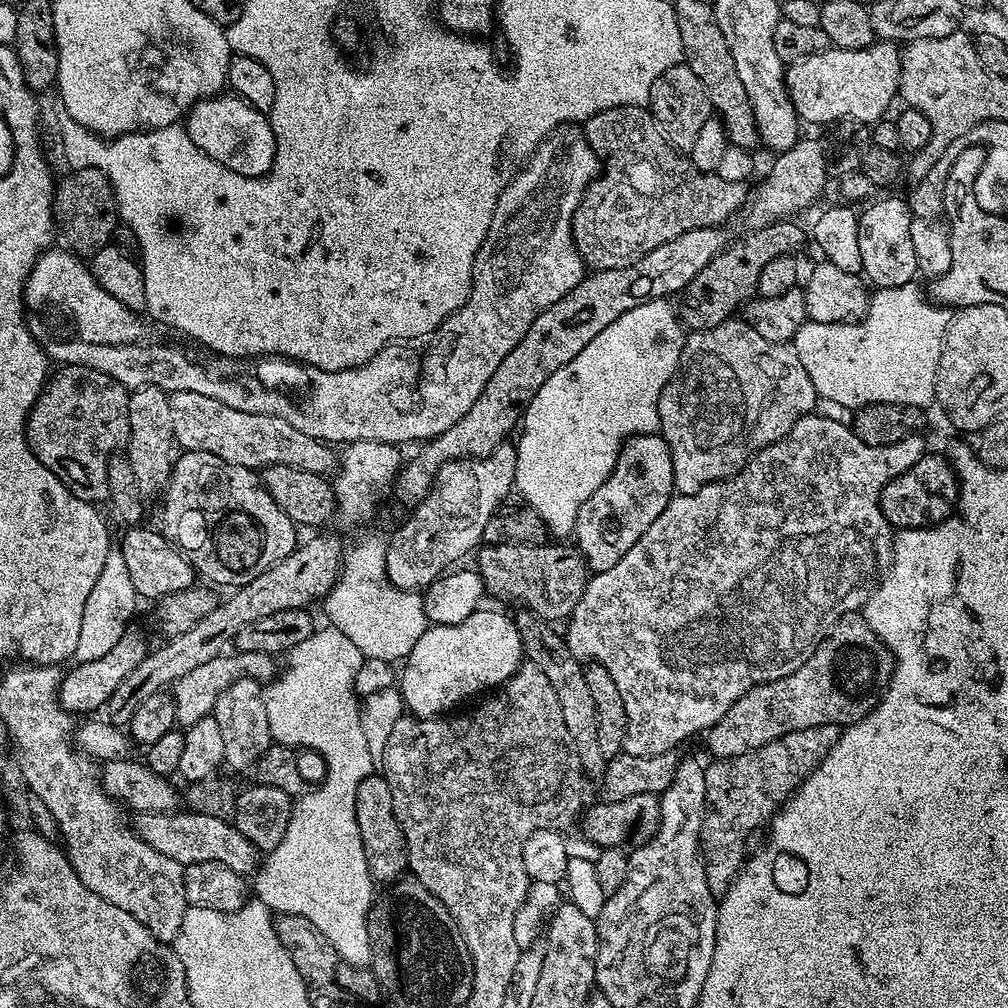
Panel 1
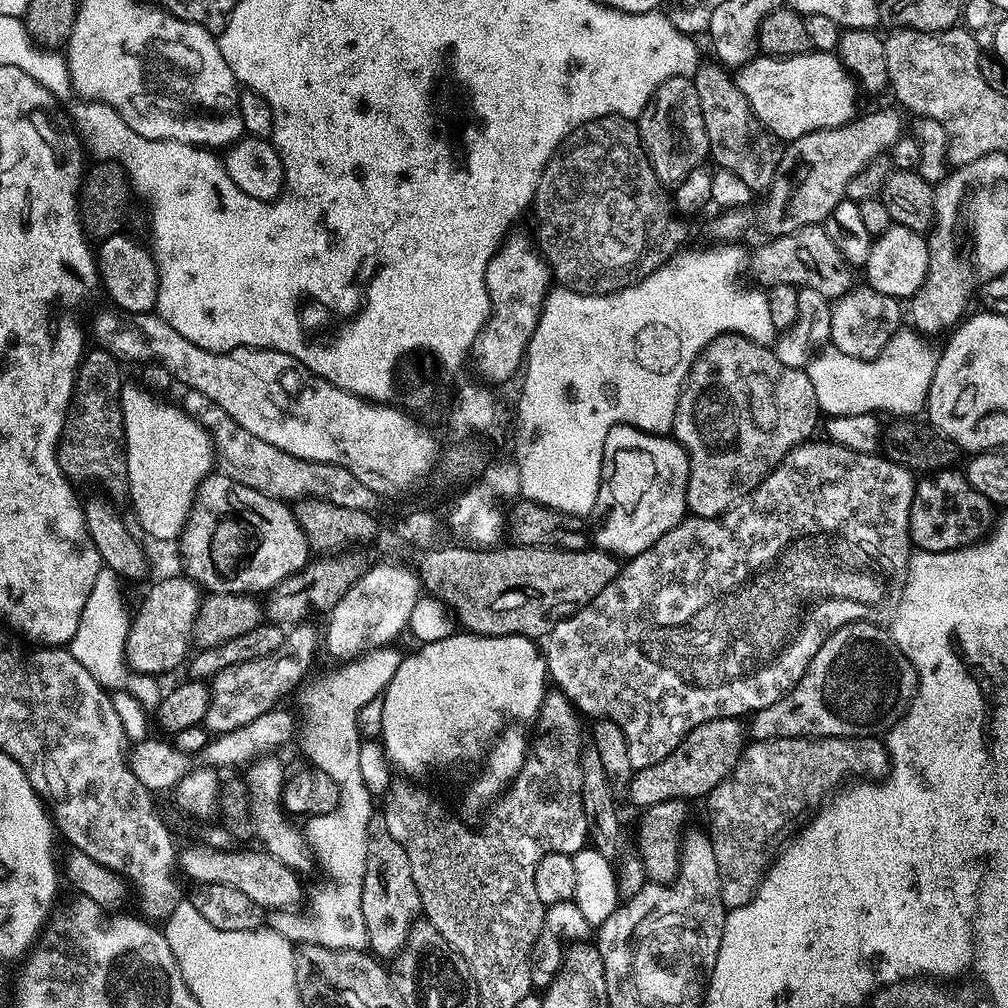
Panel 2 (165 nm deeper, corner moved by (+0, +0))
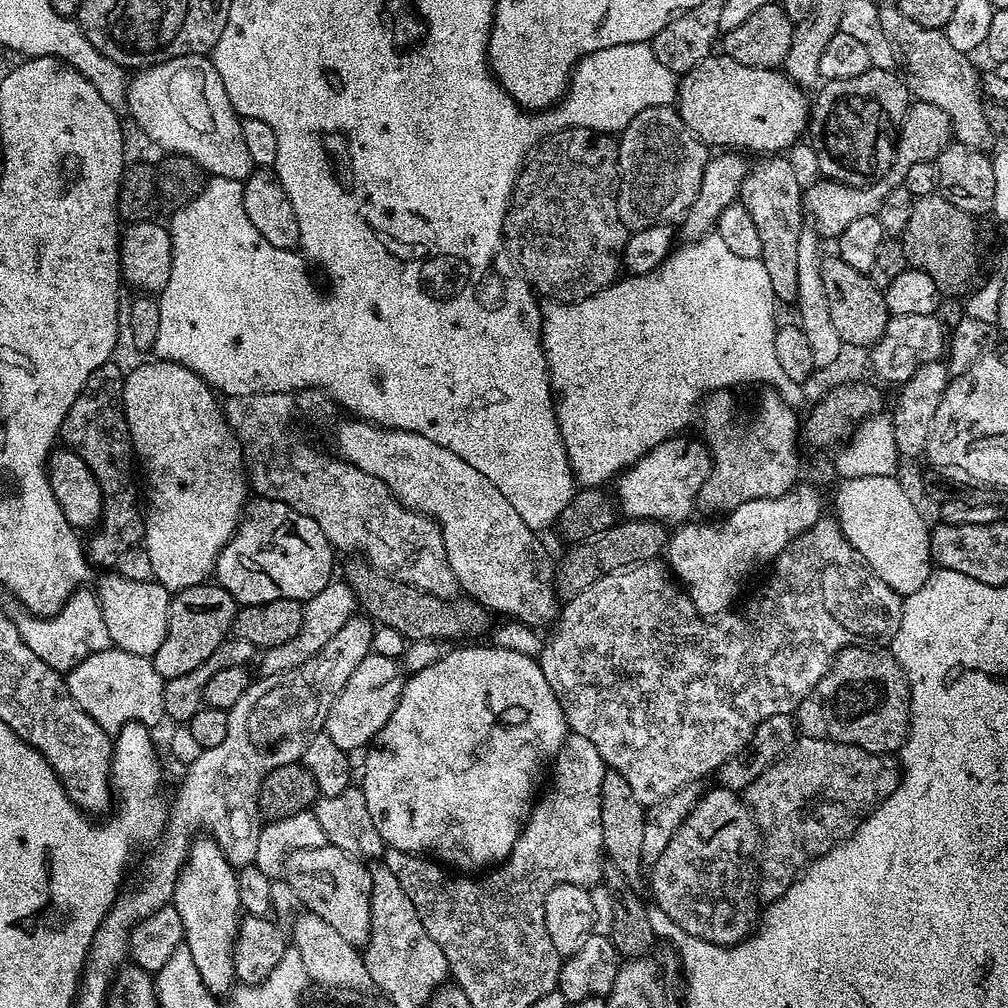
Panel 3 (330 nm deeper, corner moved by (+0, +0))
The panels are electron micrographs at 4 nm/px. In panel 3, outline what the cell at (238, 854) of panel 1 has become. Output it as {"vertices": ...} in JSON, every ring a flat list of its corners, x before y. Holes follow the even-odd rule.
{"vertices":[[305,911,292,924,290,932,291,947,298,954,303,975,313,980,313,985,325,988,342,988,366,992,373,987,369,971,366,970,363,953,356,949,338,930,334,930,327,922,322,922,313,912]]}

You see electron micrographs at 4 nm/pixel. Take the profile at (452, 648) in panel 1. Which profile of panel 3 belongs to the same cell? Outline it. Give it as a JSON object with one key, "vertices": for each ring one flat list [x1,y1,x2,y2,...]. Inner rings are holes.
{"vertices":[[474,646,453,647,456,649,453,650,452,656,440,656,433,664,425,663,421,671,411,673,410,678,405,679,401,699,394,712,390,714,389,721,371,745,369,760,362,771,366,810,370,810,371,825,375,835,383,843,385,840,389,849,413,854,435,854,441,861,447,862,456,870,480,870,485,866,495,866,501,863,502,858,507,857,508,850,520,837,520,829,524,827,524,822,532,811,534,797,537,795,536,779,544,768,544,760,551,761,556,757,566,735,562,706,558,698,554,698,554,690,550,690,550,682,546,682,546,674,542,674,539,663,528,652,516,652,513,649,497,646,470,647]]}

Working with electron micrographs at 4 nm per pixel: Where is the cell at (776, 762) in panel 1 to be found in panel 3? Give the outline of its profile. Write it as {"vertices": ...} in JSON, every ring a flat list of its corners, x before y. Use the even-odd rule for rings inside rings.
{"vertices":[[801,735,792,747,775,760,750,786,744,789,742,799,752,814,756,831,762,841,764,861,758,864,756,895,761,905,774,903,791,886,793,880,812,861,853,836,868,813,887,798,902,779,902,768,897,757,883,752,867,752,856,744,843,744,837,740,823,740]]}

